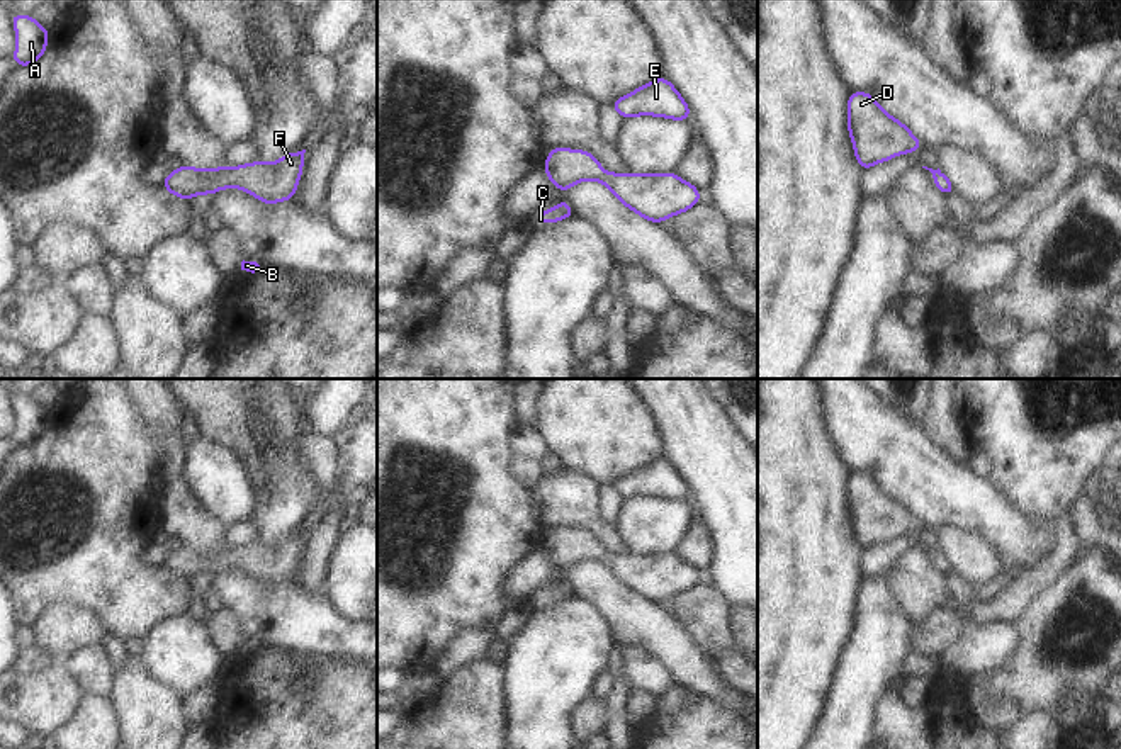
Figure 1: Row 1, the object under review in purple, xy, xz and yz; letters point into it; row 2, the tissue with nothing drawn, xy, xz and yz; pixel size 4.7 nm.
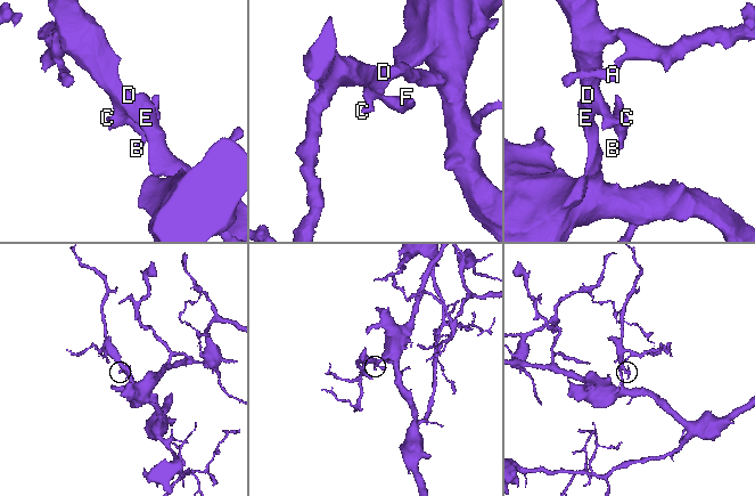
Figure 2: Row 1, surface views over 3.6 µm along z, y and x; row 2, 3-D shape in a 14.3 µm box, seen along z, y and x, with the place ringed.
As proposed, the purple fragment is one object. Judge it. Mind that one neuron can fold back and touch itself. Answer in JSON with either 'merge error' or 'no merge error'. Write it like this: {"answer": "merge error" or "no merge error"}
{"answer": "no merge error"}

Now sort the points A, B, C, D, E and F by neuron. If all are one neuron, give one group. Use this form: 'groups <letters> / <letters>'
groups A B C D E F

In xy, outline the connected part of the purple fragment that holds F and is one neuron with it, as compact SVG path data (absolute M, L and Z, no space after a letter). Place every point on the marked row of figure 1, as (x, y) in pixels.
M306 149L289 153L273 163L251 161L236 168L197 170L180 165L178 170L166 175L163 189L190 200L199 194L212 195L221 189L238 187L263 204L290 202L302 173L304 153Z

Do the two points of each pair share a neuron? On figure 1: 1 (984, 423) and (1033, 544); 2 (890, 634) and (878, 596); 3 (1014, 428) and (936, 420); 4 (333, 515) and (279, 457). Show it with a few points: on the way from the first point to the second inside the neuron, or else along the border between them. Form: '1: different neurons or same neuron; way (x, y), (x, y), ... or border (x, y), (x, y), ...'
1: different neurons; border (991, 483), (1040, 529), (1053, 532)
2: same neuron; way (882, 625), (878, 605)
3: different neurons; border (958, 413), (968, 444), (974, 449)
4: different neurons; border (318, 512), (306, 530)

